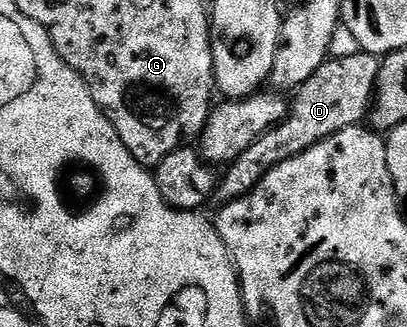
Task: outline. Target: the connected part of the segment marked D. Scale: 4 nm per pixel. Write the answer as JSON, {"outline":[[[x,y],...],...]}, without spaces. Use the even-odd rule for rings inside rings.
{"outline":[[[361,51],[356,55],[330,57],[316,70],[316,75],[308,79],[308,83],[293,90],[285,119],[279,125],[273,125],[268,131],[264,131],[264,135],[260,135],[260,139],[256,139],[256,143],[252,143],[252,147],[244,151],[244,155],[225,166],[213,200],[218,201],[219,206],[224,206],[248,195],[258,186],[260,179],[264,179],[264,175],[268,175],[272,167],[284,163],[284,159],[300,155],[308,151],[308,147],[316,147],[316,143],[348,127],[363,124],[369,118],[374,104],[374,88],[381,66],[379,58]]]}

